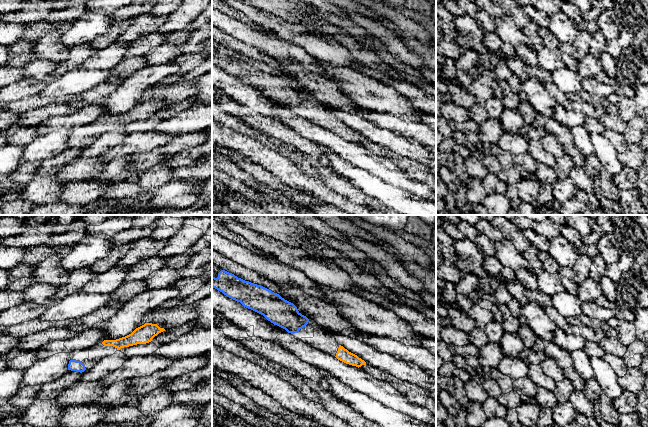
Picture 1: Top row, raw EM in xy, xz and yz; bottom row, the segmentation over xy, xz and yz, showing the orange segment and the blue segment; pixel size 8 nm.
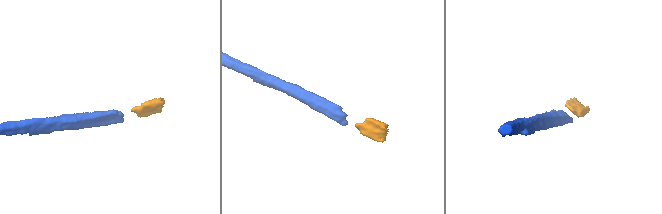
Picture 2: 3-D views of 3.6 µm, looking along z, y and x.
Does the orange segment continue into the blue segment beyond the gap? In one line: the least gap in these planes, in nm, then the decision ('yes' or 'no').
220 nm apart; yes

